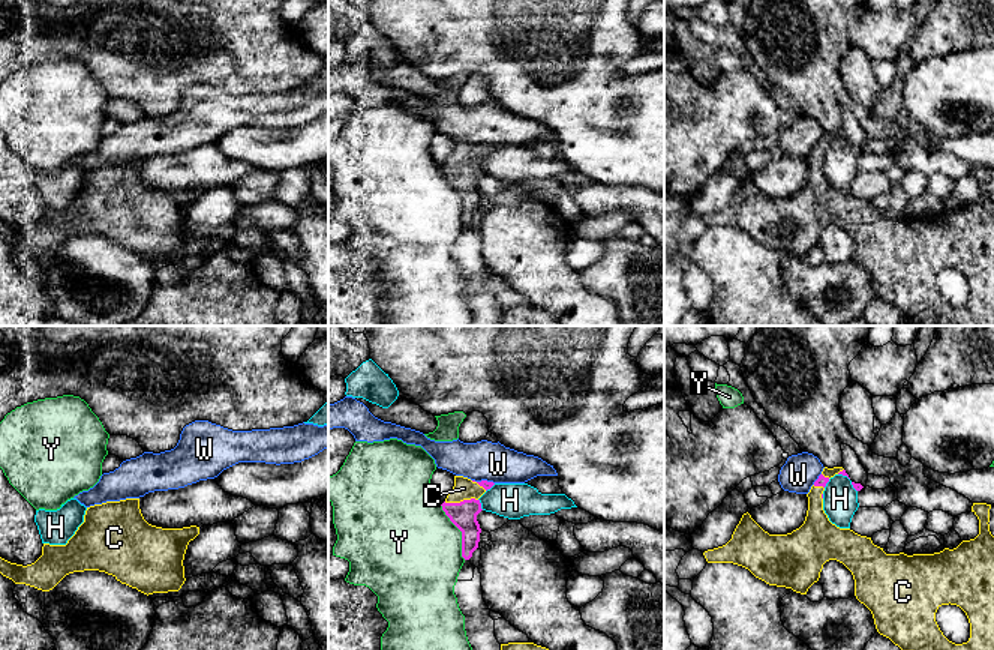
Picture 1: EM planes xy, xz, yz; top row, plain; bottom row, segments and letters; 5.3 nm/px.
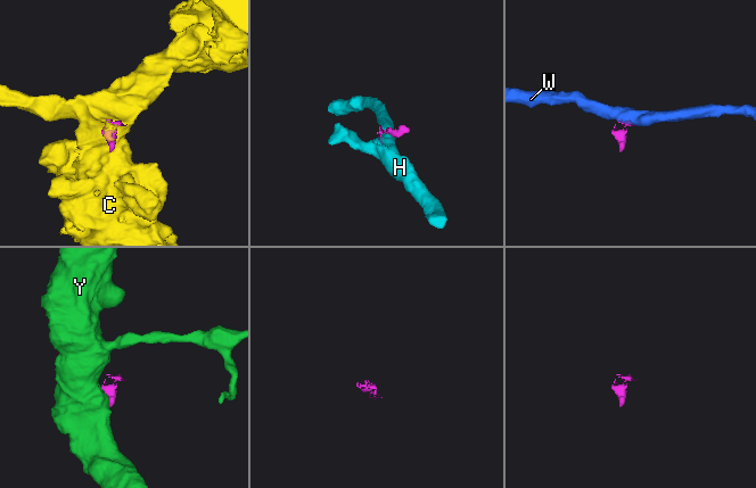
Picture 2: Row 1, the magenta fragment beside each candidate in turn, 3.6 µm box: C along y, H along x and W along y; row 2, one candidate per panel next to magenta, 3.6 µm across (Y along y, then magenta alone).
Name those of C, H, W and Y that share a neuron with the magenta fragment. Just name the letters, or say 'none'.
C

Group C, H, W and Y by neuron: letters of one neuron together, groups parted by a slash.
C / H / W / Y

